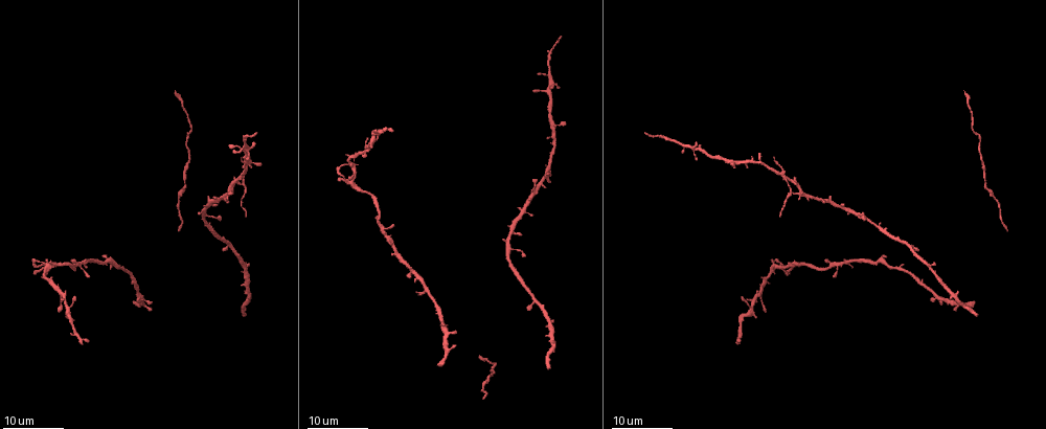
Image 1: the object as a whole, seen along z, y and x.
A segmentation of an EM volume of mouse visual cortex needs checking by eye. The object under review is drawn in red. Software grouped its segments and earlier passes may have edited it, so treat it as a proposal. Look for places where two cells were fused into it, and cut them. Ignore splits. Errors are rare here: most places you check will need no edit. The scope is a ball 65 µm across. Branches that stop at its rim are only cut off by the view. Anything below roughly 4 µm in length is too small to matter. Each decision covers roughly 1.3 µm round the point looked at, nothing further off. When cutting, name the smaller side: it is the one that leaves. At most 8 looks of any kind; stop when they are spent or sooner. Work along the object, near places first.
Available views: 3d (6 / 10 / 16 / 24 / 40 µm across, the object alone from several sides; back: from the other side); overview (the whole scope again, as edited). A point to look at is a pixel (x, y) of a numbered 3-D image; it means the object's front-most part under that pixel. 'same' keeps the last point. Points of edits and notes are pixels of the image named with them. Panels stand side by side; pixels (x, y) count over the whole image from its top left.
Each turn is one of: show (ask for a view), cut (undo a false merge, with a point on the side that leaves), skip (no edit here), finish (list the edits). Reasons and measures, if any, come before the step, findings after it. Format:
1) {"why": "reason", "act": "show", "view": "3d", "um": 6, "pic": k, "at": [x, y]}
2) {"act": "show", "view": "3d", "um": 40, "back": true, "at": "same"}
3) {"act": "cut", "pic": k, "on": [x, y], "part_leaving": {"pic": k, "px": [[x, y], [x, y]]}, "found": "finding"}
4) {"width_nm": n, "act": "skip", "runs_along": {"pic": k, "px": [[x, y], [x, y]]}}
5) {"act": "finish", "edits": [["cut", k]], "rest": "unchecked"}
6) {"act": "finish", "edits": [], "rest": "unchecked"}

{"why": "small branch off a trunk", "act": "show", "view": "3d", "um": 24, "pic": 1, "at": [243, 144]}

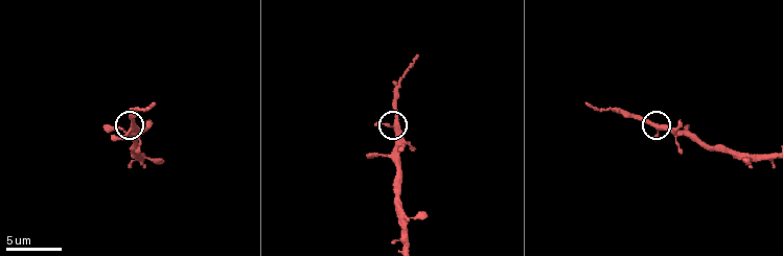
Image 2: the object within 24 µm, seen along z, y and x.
{"act": "show", "view": "3d", "um": 10, "pic": 2, "at": [134, 125]}

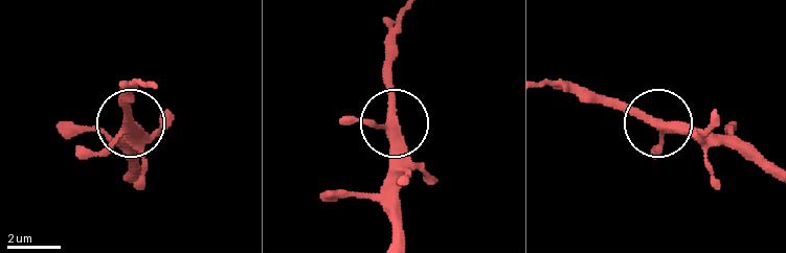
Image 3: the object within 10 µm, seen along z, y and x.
{"arms": 3, "act": "skip", "runs_along": {"pic": 3, "px": [[396, 236], [396, 101], [388, 63]]}, "found": "all the same cell"}

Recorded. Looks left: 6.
{"why": "thin arm on a thick one", "act": "show", "view": "3d", "um": 16, "pic": 1, "at": [785, 180]}

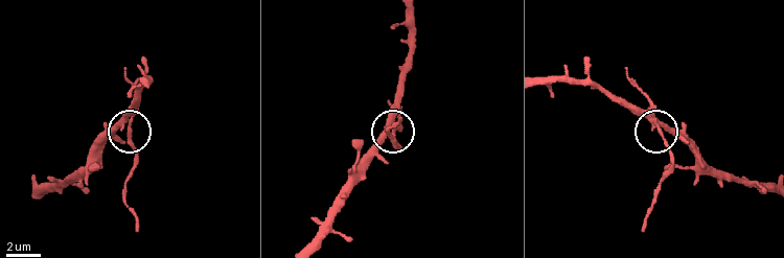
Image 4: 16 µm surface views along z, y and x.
{"act": "show", "view": "3d", "um": 6, "pic": 4, "at": [130, 129]}

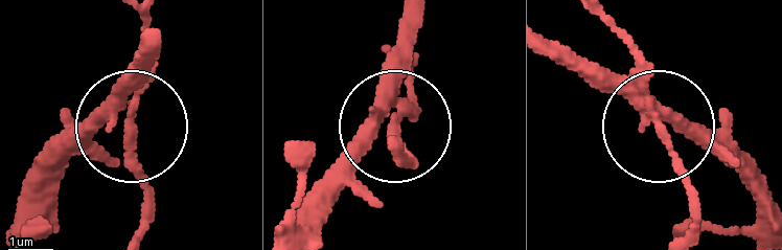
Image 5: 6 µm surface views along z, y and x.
{"side_arm_um": 8, "act": "cut", "pic": 5, "on": [410, 87], "part_leaving": {"pic": 5, "px": [[644, 92], [689, 201], [682, 234]]}, "found": "a second cell is stuck on"}

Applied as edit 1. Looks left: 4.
{"act": "show", "view": "overview"}

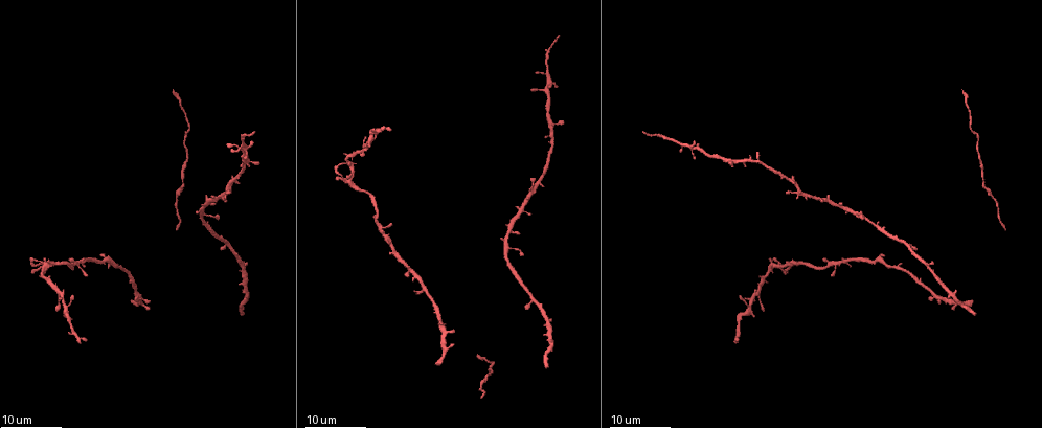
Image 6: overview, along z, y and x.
{"why": "a fork", "act": "show", "view": "3d", "um": 24, "pic": 6, "at": [445, 333]}

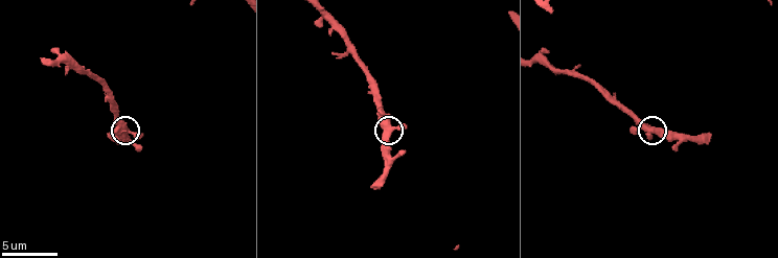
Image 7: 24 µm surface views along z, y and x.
{"act": "show", "view": "3d", "um": 6, "pic": 7, "at": [388, 131]}

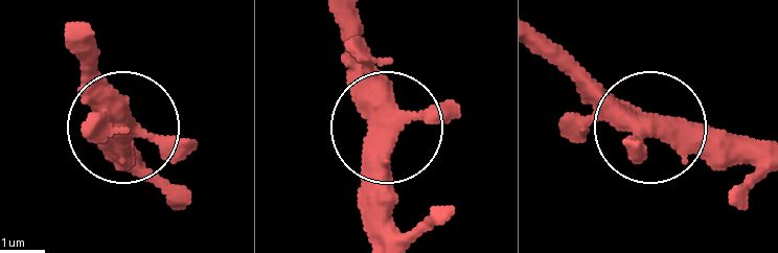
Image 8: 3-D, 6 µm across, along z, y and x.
{"arms": 3, "act": "skip", "found": "one cell here"}

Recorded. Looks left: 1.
{"act": "finish", "edits": [["cut", 5]], "rest": "unchecked"}

